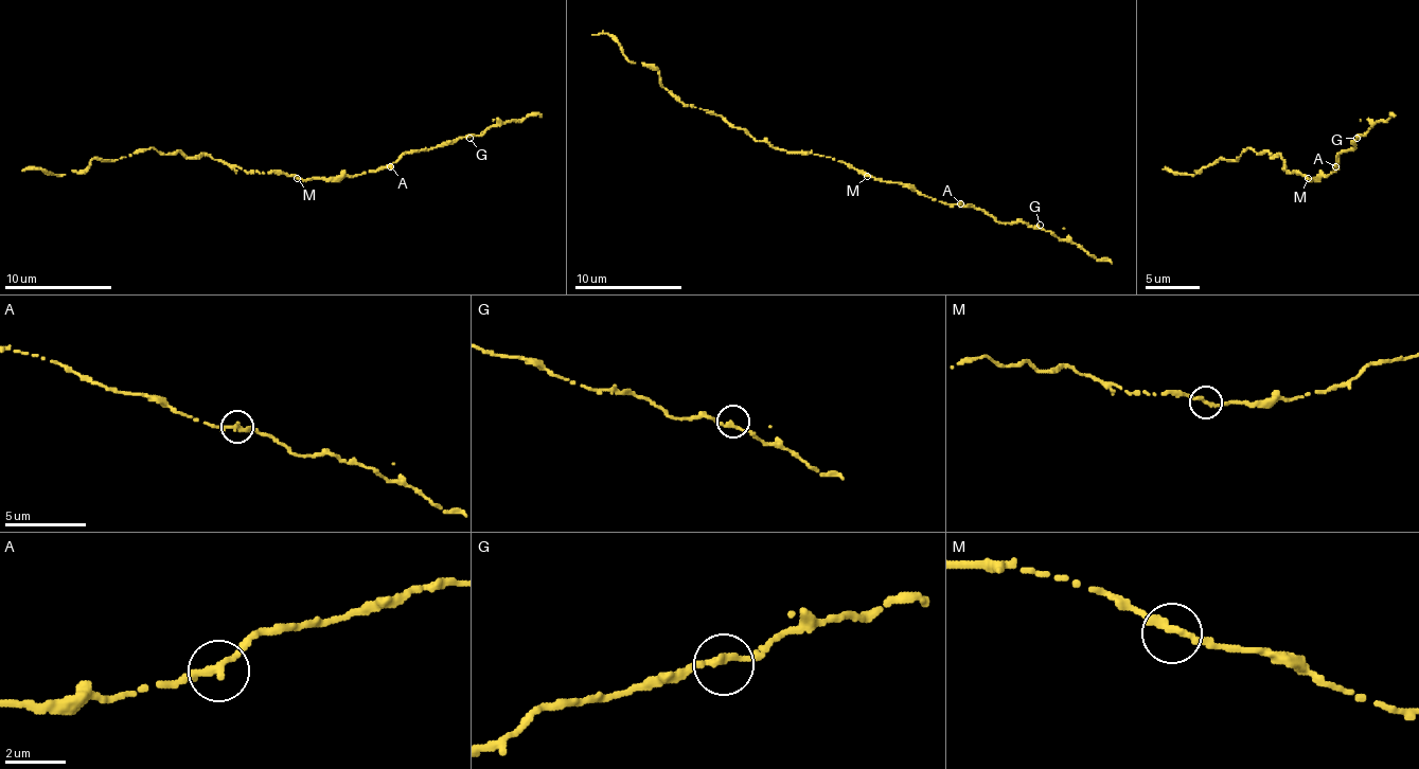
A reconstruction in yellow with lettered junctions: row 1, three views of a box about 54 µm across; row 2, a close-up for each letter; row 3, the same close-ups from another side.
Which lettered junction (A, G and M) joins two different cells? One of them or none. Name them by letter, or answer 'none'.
none

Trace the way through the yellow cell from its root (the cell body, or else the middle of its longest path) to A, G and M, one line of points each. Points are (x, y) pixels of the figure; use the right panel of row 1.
A: (1295, 173), (1300, 173), (1308, 180), (1330, 175), (1335, 167)
G: (1295, 173), (1300, 173), (1308, 180), (1330, 175), (1335, 170), (1335, 159), (1343, 150), (1354, 148), (1357, 138)
M: (1295, 173), (1308, 178)

